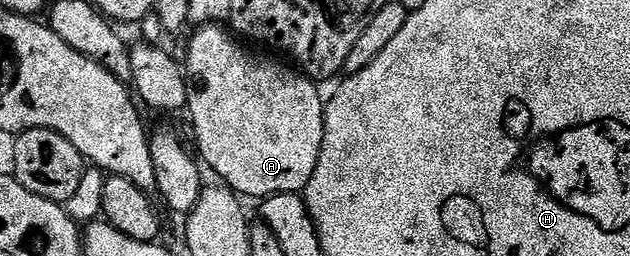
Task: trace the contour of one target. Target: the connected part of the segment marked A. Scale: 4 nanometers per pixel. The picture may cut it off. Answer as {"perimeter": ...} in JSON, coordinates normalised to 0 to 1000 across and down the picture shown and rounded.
{"perimeter":[[[324,94],[313,117],[317,121],[298,164],[295,445],[305,457],[305,492],[311,504],[310,582],[314,602],[317,582],[322,645],[329,660],[332,648],[354,723],[389,777],[417,781],[437,758],[476,758],[492,719],[492,688],[498,688],[511,594],[517,398],[513,379],[508,387],[508,352],[502,340],[506,332],[449,238],[437,242],[432,227],[398,211],[392,195],[395,184],[370,145],[354,98]]]}

